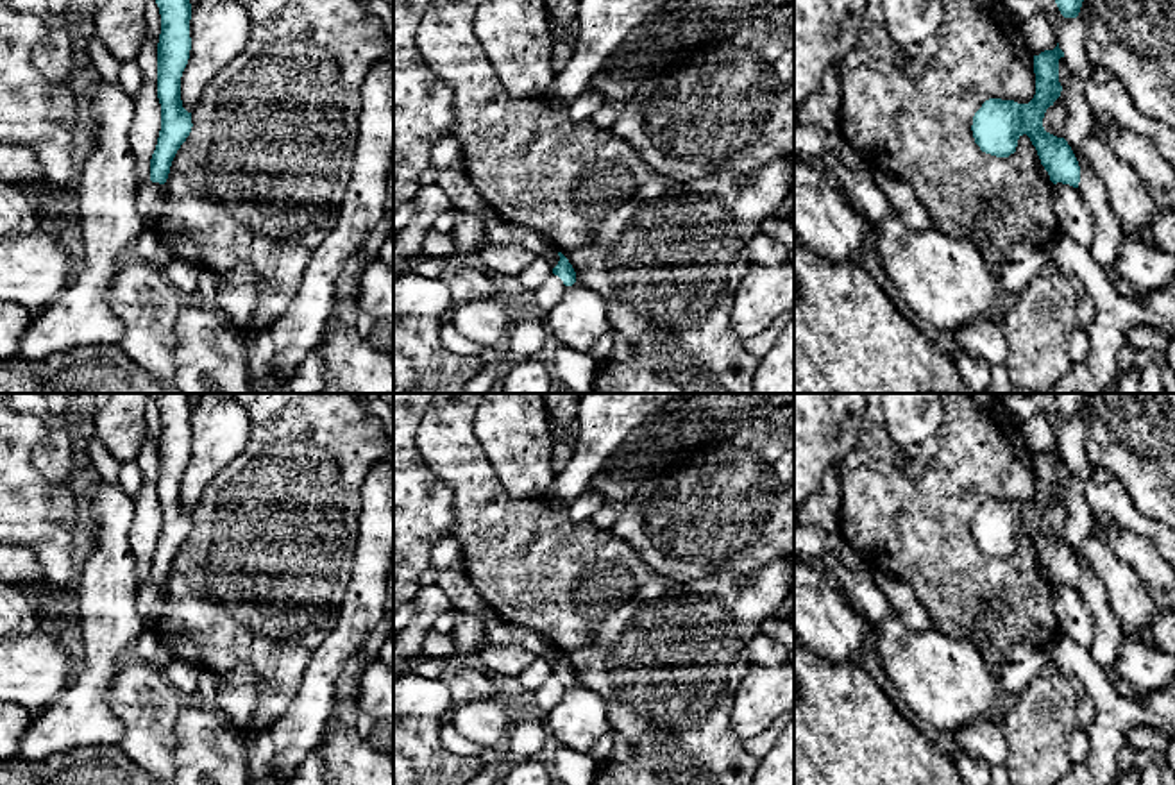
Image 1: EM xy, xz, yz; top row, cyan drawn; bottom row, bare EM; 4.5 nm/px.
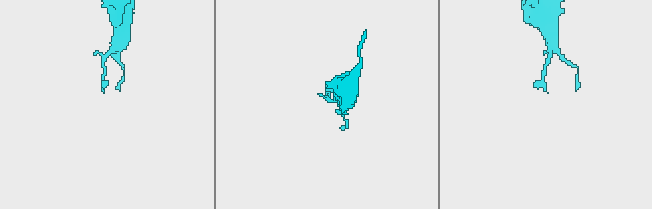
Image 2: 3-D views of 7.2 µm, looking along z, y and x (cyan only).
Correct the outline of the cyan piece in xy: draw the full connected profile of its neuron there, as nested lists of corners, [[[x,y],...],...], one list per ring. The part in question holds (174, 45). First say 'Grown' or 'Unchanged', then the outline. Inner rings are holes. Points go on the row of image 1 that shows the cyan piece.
Unchanged. [[[156,0],[161,14],[157,43],[157,98],[161,131],[150,159],[150,181],[165,184],[172,161],[191,132],[191,113],[182,107],[181,77],[190,59],[190,0]]]

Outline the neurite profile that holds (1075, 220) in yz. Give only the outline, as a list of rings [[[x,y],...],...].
[[[1057,182],[1053,184],[1053,202],[1061,232],[1089,249],[1095,240],[1095,220],[1078,190]]]

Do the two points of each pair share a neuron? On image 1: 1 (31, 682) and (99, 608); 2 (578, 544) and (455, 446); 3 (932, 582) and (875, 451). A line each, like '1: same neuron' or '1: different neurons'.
1: different neurons
2: same neuron
3: same neuron

